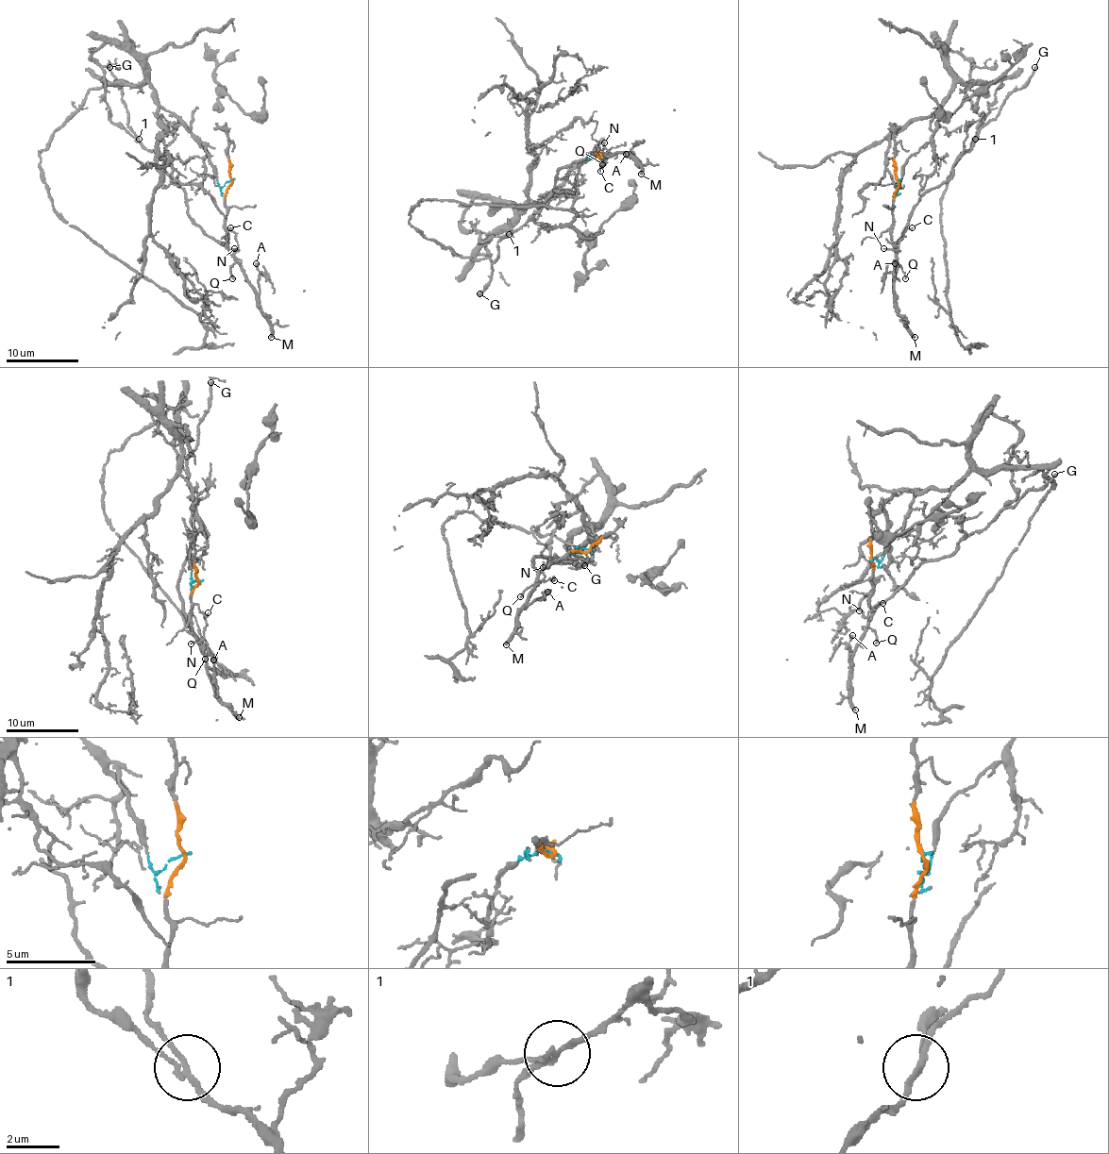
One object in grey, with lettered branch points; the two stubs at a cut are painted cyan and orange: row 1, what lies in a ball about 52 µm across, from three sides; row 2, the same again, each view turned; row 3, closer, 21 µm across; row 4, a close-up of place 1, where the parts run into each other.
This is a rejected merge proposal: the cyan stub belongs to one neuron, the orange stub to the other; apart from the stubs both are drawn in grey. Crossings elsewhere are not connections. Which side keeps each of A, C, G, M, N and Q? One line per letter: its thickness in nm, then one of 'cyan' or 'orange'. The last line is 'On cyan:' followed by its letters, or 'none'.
A: 160 nm | orange
C: 100 nm | orange
G: 280 nm | orange
M: 320 nm | orange
N: 120 nm | orange
Q: 130 nm | orange
On cyan: none

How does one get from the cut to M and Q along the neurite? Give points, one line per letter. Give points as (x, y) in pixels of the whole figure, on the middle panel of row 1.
M: (601, 156), (596, 151), (601, 155), (625, 153), (639, 165), (641, 175)
Q: (601, 156), (596, 151), (605, 156), (603, 163)

